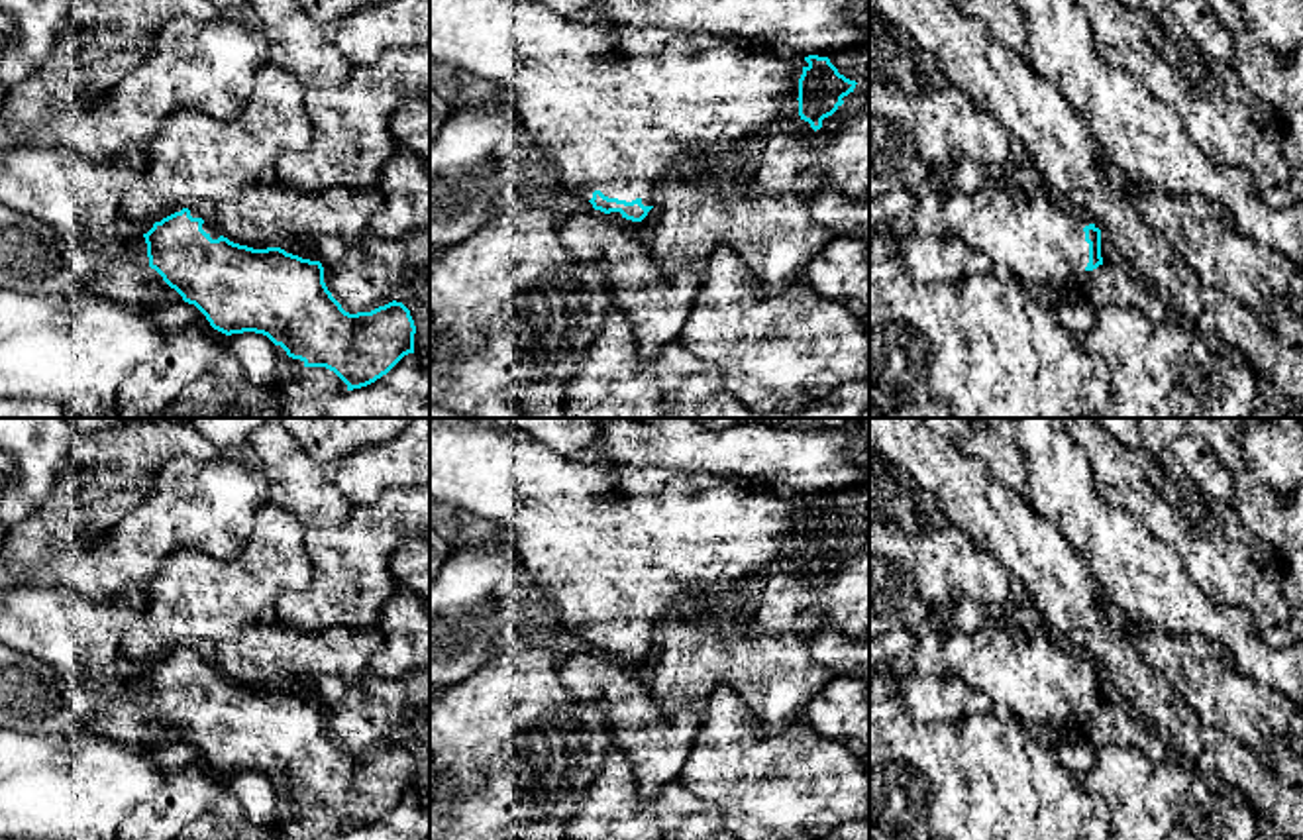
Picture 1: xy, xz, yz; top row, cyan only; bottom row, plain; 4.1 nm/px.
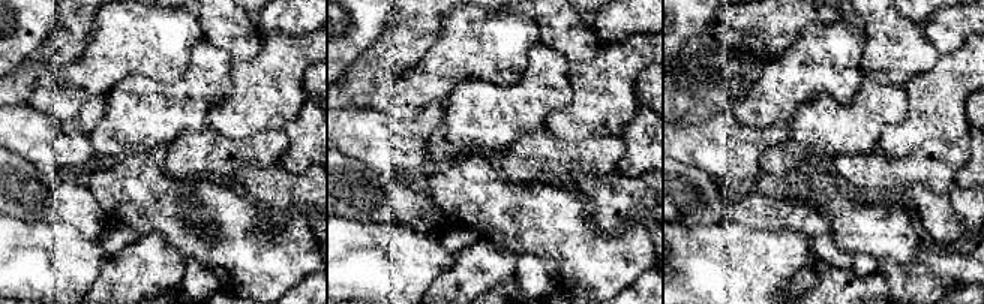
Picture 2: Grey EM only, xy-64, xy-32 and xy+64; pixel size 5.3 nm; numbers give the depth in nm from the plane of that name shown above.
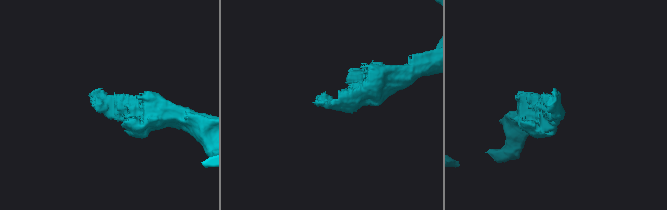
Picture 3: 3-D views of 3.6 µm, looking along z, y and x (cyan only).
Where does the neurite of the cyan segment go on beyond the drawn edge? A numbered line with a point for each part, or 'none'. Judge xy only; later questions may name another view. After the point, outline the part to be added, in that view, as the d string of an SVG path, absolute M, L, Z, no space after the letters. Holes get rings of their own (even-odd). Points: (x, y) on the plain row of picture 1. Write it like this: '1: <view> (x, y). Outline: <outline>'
1: xy (138, 687). Outline: M143 675L128 681L128 691L130 691L130 701L133 701L135 705L139 705L159 716L159 712L149 707L147 683L145 683Z

